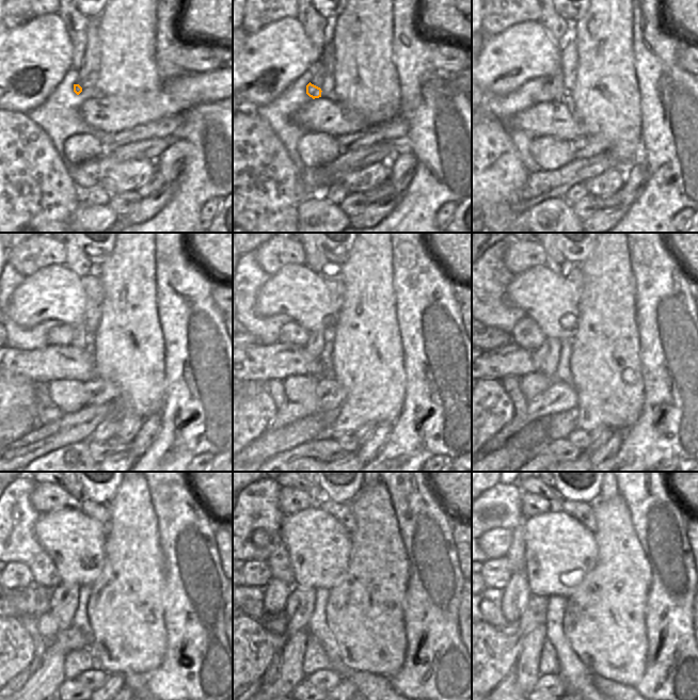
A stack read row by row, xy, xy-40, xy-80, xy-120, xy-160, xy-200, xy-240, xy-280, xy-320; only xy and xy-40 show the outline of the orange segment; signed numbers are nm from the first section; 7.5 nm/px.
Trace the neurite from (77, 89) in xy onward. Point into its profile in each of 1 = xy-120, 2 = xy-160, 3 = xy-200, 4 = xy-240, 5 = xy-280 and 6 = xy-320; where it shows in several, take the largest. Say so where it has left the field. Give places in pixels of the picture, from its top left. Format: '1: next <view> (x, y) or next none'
1: next xy-120 (61, 334)
2: next xy-160 (290, 333)
3: next xy-200 (526, 334)
4: next xy-240 (44, 572)
5: next xy-280 (279, 561)
6: next xy-320 (516, 554)

